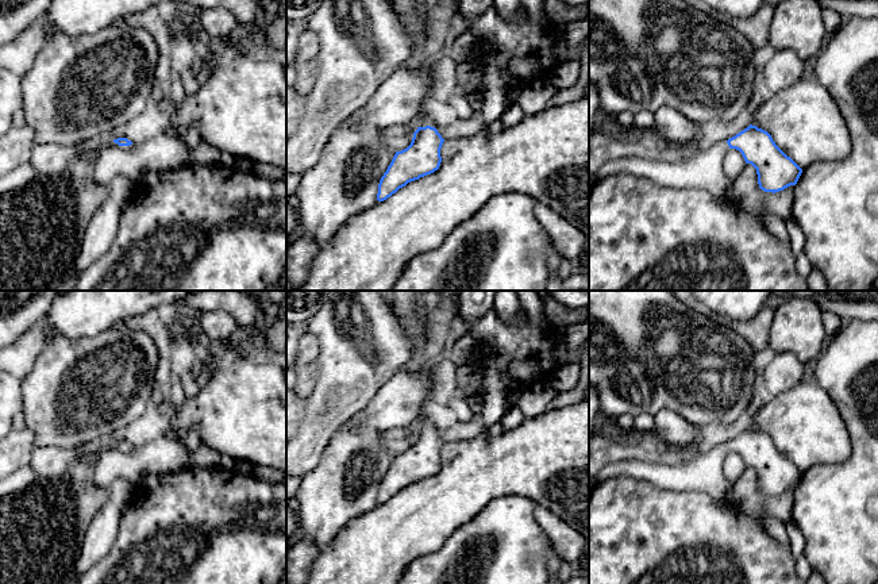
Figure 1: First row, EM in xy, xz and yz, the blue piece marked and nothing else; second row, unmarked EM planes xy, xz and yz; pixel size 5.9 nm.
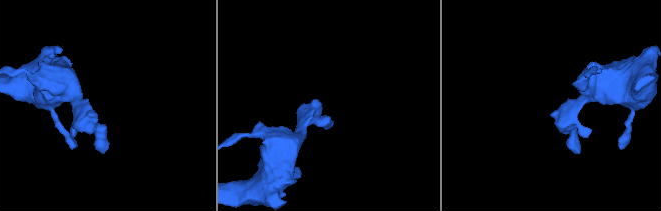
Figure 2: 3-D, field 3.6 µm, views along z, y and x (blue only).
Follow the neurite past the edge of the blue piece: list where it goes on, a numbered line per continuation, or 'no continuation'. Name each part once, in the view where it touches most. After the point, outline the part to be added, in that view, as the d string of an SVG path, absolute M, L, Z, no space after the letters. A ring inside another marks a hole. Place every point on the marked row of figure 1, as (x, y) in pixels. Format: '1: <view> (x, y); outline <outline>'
1: xz (423, 119); outline M423 111L419 114L417 119L416 119L416 126L417 127L425 127L425 126L431 126L434 127L434 122L432 119L424 114Z

